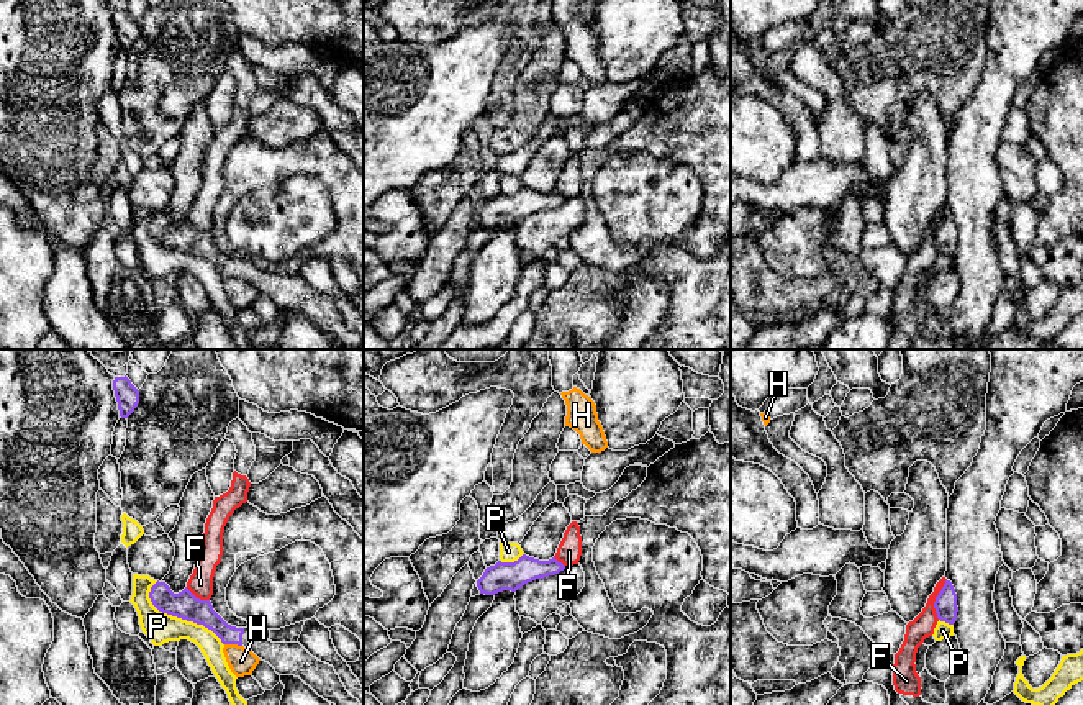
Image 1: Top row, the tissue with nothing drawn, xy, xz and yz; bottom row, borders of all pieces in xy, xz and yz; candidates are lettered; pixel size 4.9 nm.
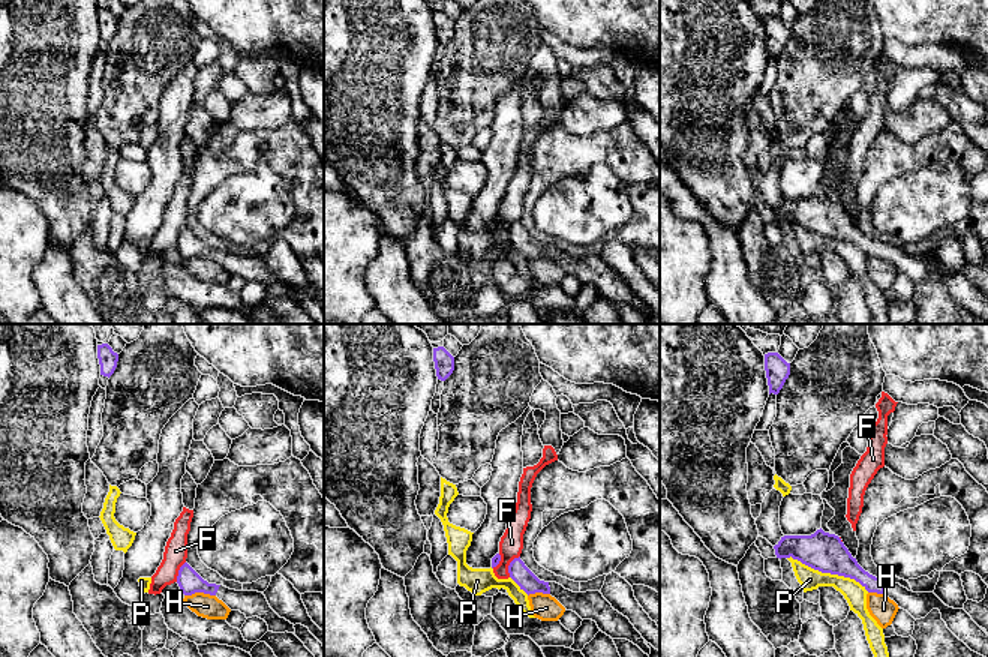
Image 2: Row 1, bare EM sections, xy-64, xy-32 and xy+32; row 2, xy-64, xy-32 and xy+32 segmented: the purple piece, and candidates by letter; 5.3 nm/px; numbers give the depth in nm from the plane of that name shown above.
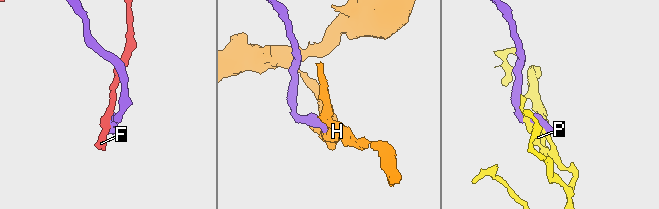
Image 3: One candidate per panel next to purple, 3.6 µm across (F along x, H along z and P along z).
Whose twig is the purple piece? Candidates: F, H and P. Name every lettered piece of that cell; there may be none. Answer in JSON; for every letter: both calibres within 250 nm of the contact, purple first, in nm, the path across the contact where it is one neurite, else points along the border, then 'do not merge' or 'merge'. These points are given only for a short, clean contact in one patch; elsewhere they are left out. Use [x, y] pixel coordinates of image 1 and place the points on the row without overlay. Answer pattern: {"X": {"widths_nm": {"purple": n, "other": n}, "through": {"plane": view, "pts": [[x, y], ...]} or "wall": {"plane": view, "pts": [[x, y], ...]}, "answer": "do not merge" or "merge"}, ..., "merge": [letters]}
{"F": {"widths_nm": {"purple": 110, "other": 110}, "wall": {"plane": "yz", "pts": [[946, 212], [934, 235], [937, 251]]}, "answer": "do not merge"}, "H": {"widths_nm": {"purple": 120, "other": 140}, "wall": {"plane": "xy", "pts": [[225, 276], [241, 279]]}, "answer": "do not merge"}, "P": {"widths_nm": {"purple": 140, "other": 150}, "answer": "do not merge"}, "merge": []}

